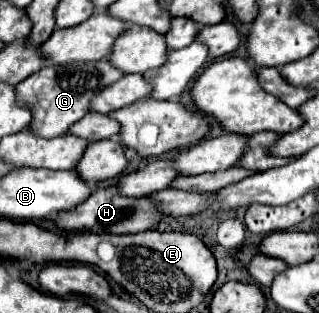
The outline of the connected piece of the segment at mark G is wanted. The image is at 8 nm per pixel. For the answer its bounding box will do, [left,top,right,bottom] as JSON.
[17,59,121,137]

